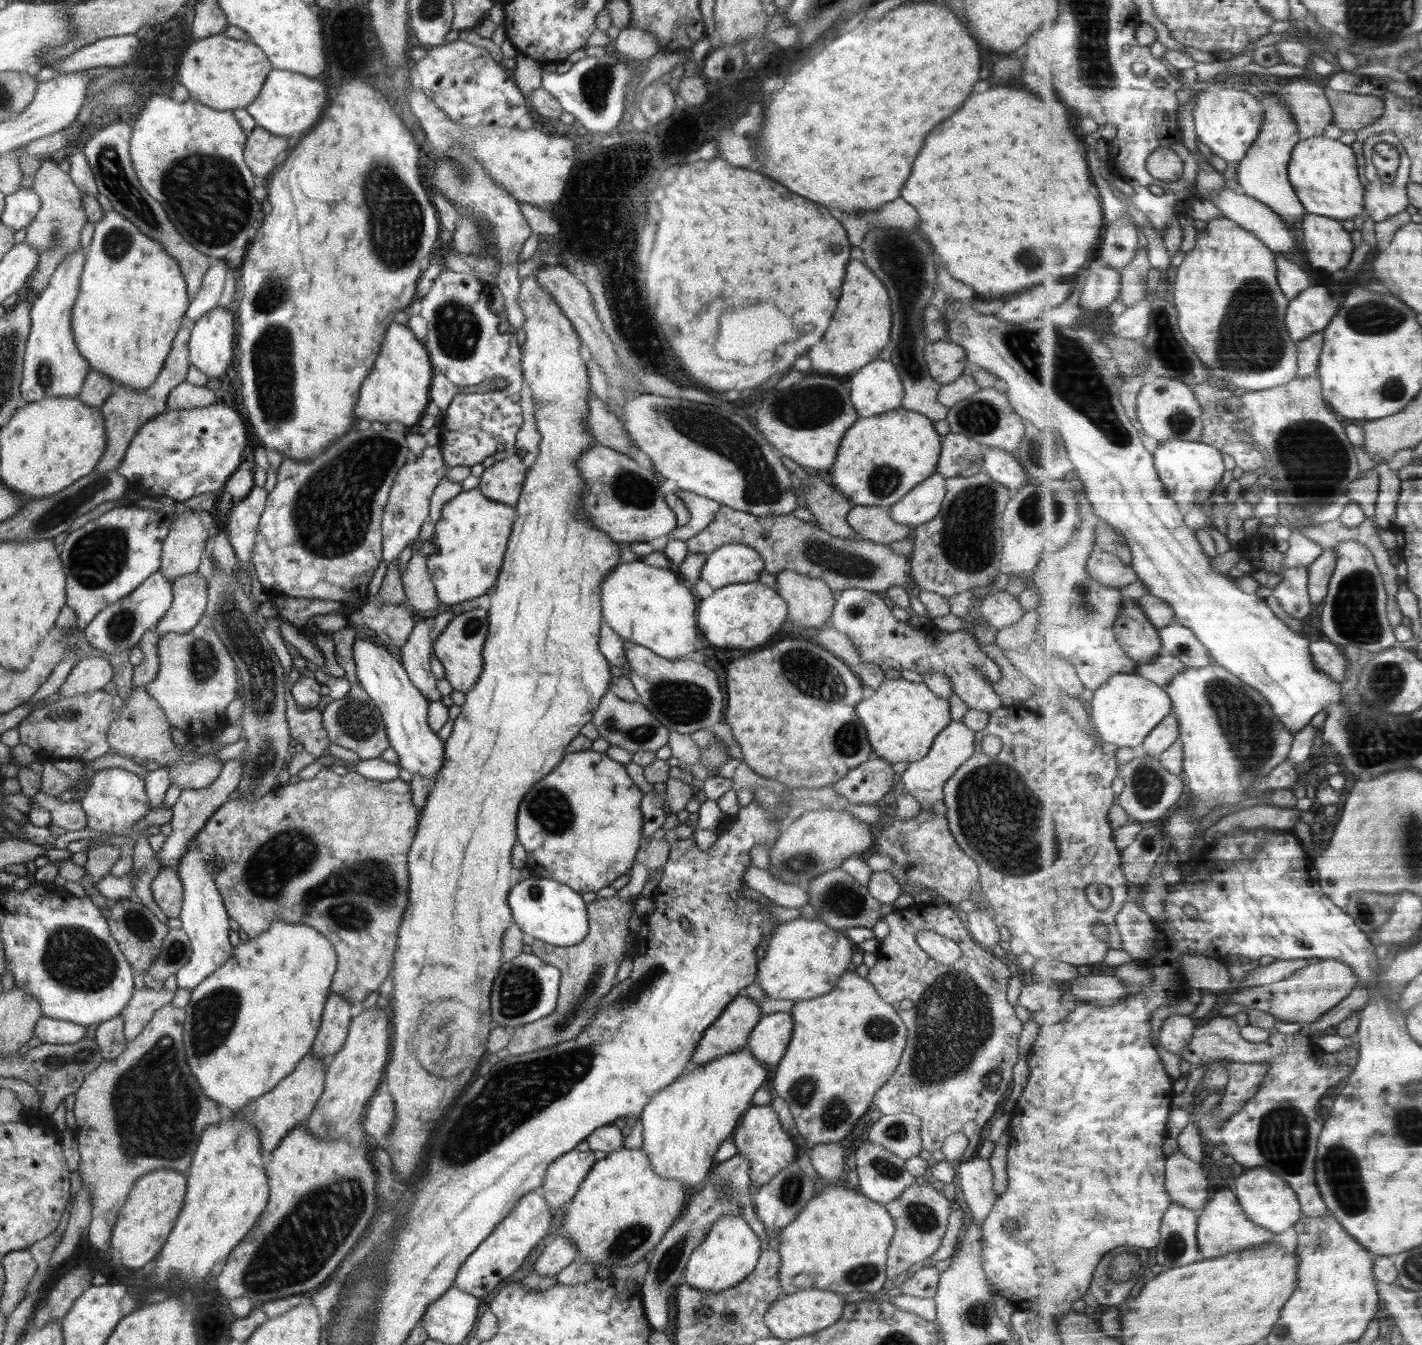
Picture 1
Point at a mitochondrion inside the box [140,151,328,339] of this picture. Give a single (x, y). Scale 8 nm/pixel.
(274, 293)

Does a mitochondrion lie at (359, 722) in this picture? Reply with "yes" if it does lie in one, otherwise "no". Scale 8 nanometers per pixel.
yes

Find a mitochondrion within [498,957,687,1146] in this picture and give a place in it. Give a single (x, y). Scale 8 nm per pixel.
(564, 1021)

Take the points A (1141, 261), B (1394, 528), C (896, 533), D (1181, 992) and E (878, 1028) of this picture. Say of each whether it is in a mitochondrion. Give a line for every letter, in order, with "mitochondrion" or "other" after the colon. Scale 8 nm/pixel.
A: other
B: other
C: other
D: other
E: mitochondrion

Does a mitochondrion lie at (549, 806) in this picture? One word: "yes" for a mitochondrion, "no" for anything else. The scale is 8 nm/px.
yes

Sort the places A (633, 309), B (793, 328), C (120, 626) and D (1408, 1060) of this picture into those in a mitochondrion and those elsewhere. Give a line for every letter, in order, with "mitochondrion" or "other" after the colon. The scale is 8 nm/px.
A: mitochondrion
B: other
C: mitochondrion
D: other

